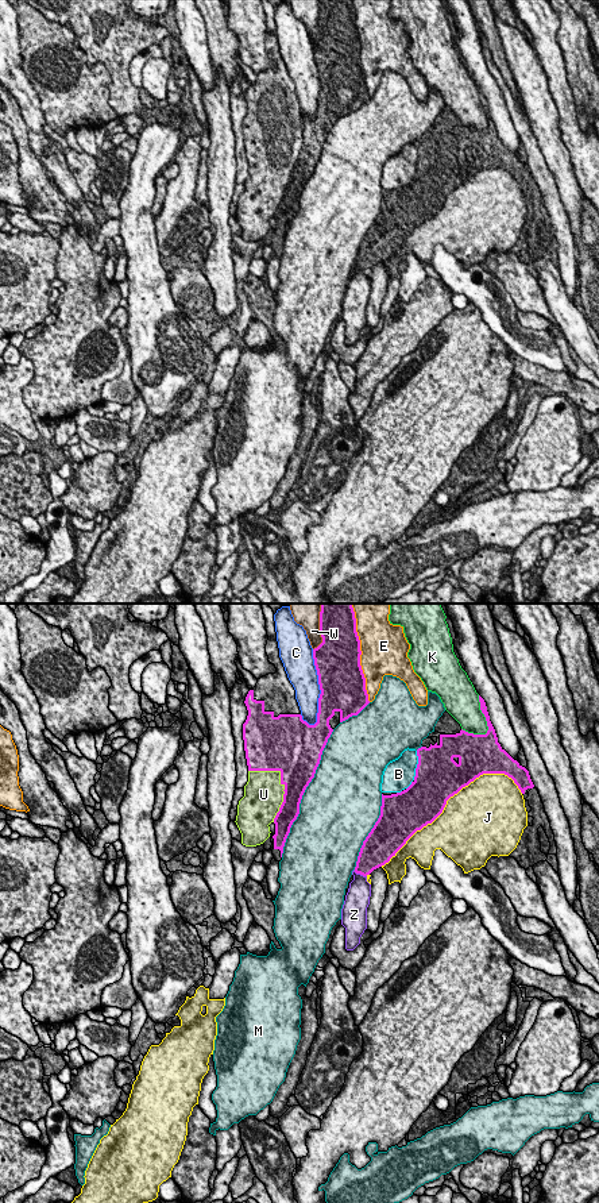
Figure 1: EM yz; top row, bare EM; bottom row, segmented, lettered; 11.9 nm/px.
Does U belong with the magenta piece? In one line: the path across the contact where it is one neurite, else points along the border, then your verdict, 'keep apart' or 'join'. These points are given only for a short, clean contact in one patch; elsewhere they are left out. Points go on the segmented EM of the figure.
keep apart

